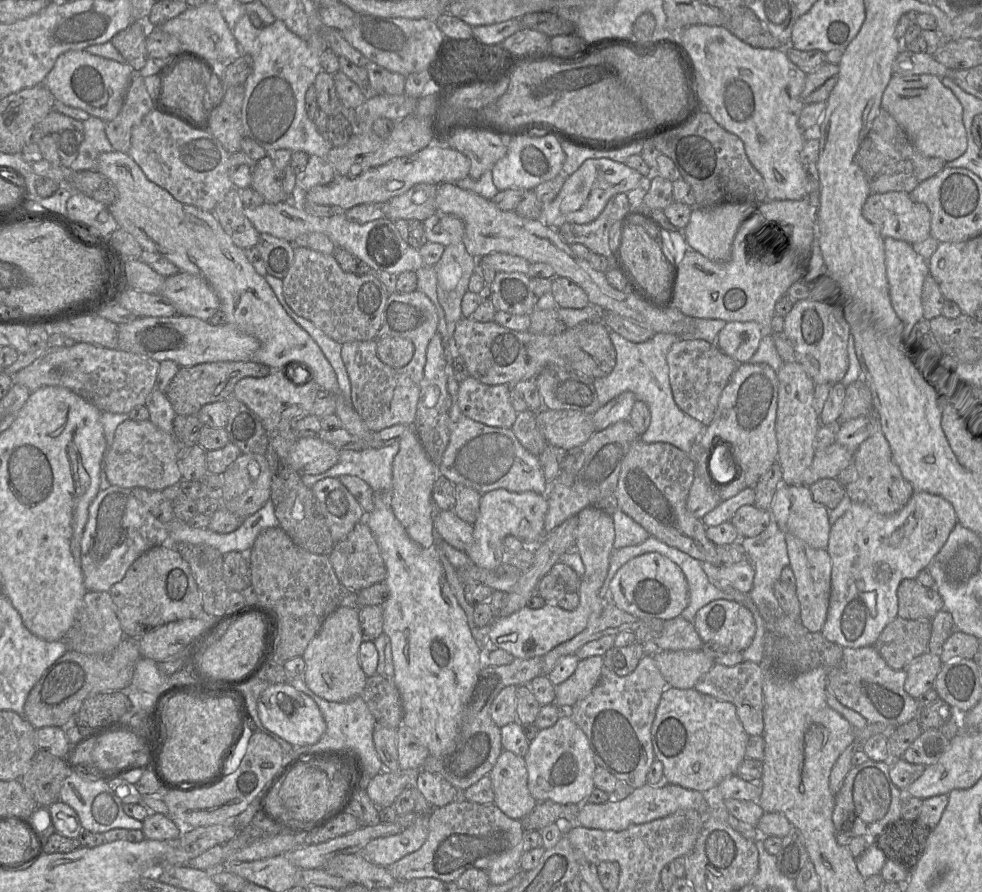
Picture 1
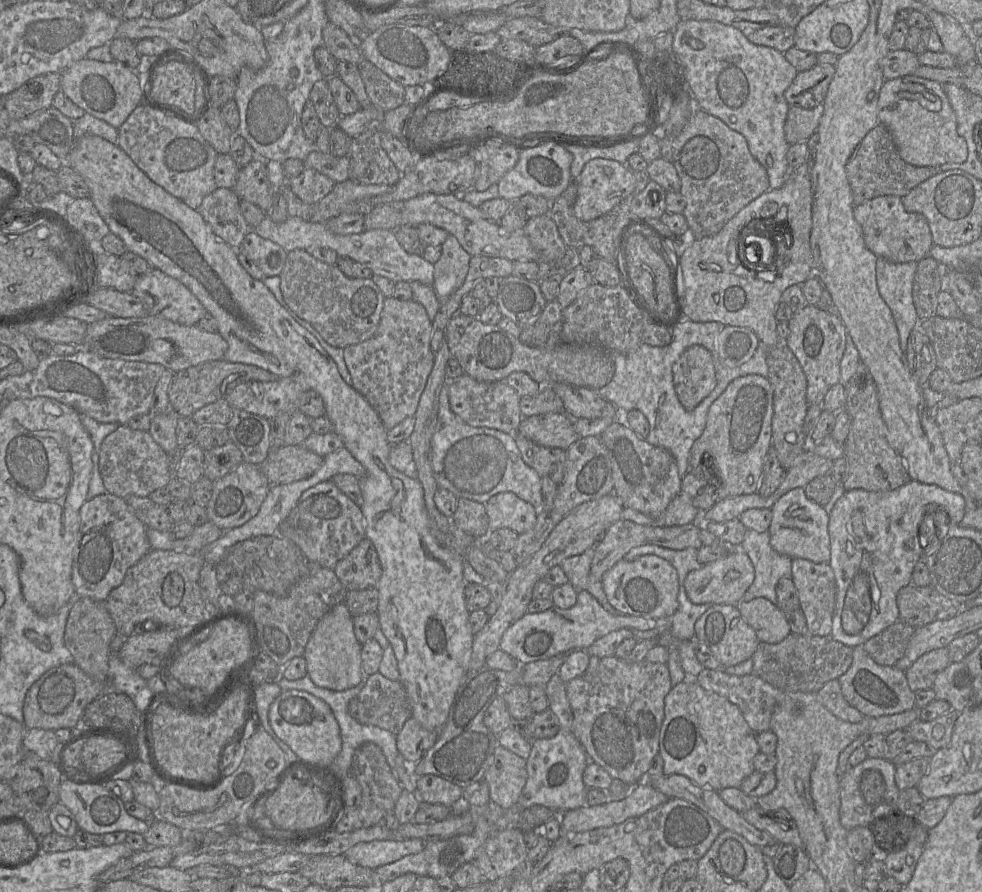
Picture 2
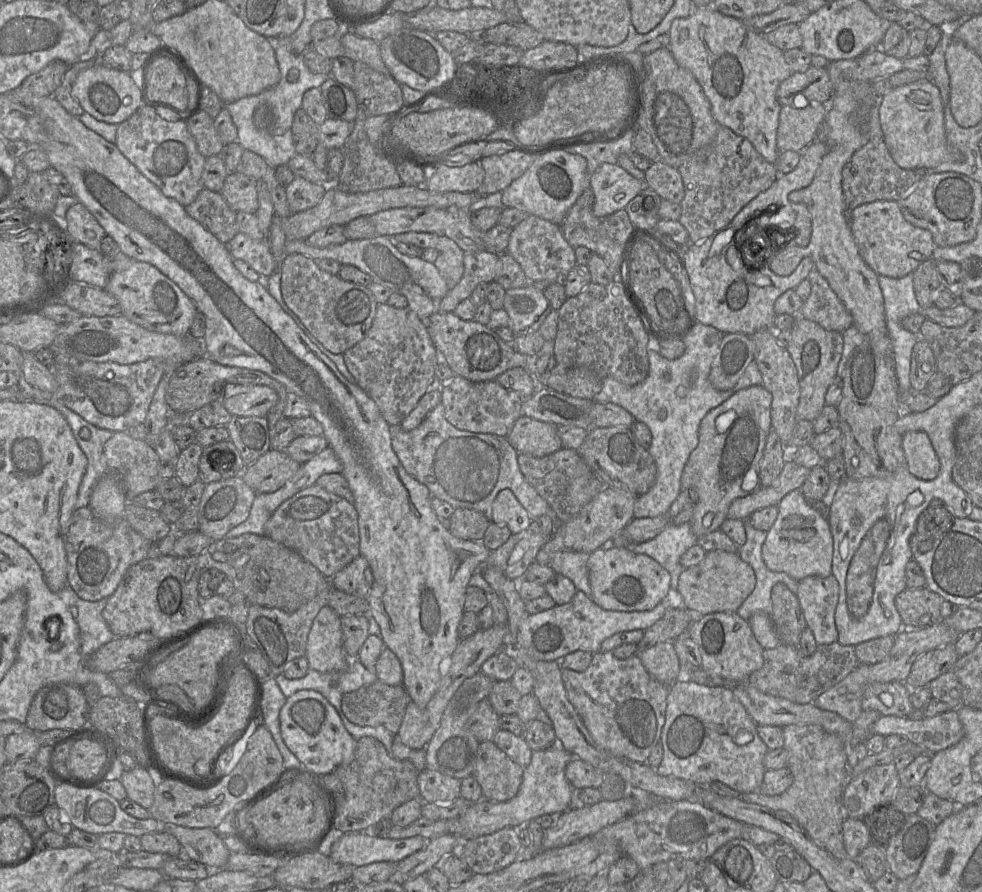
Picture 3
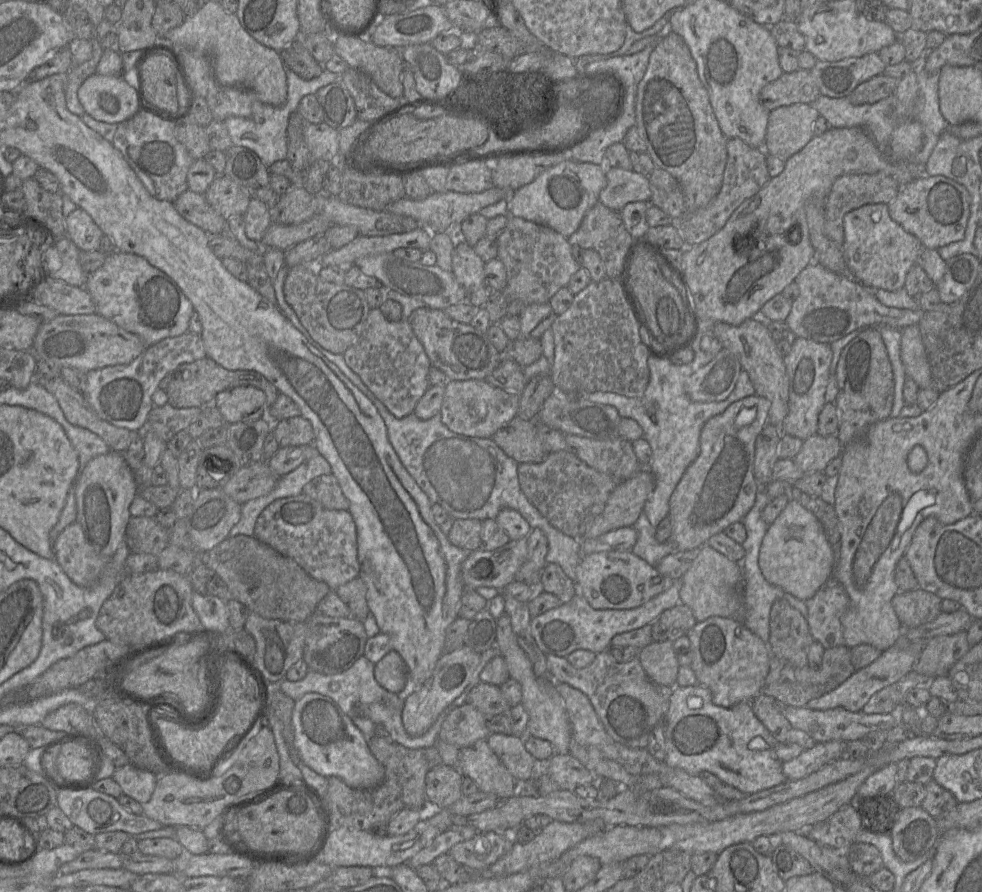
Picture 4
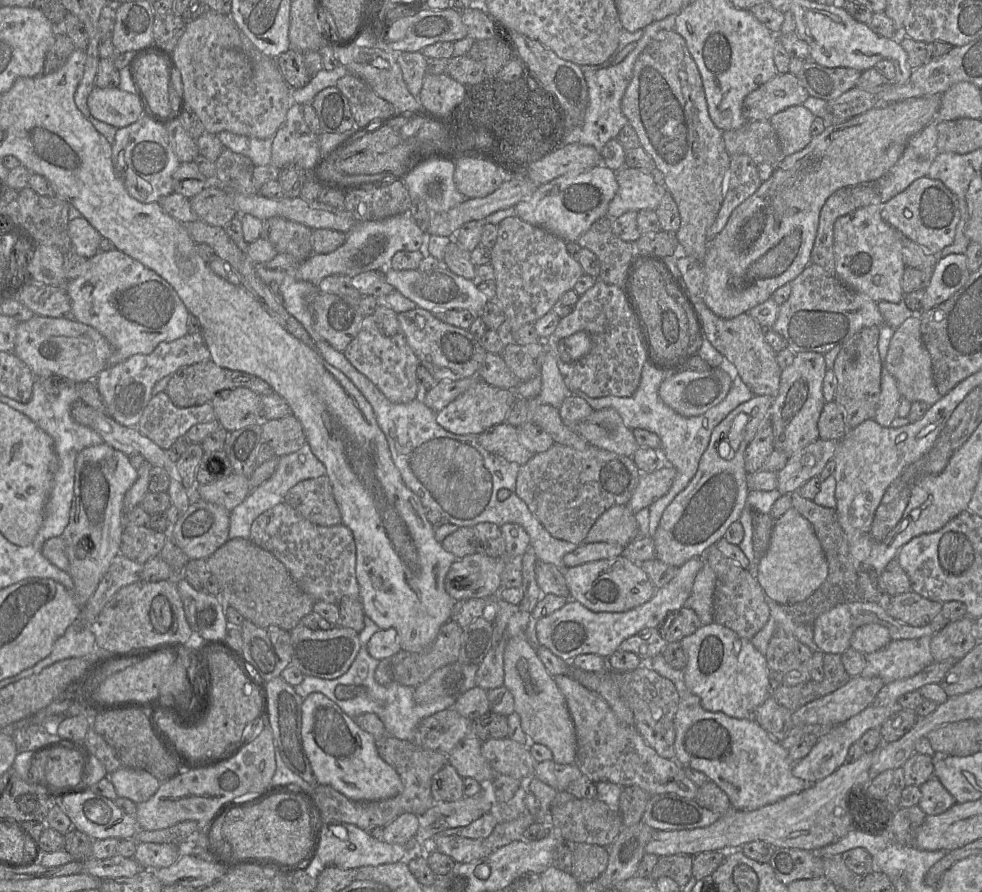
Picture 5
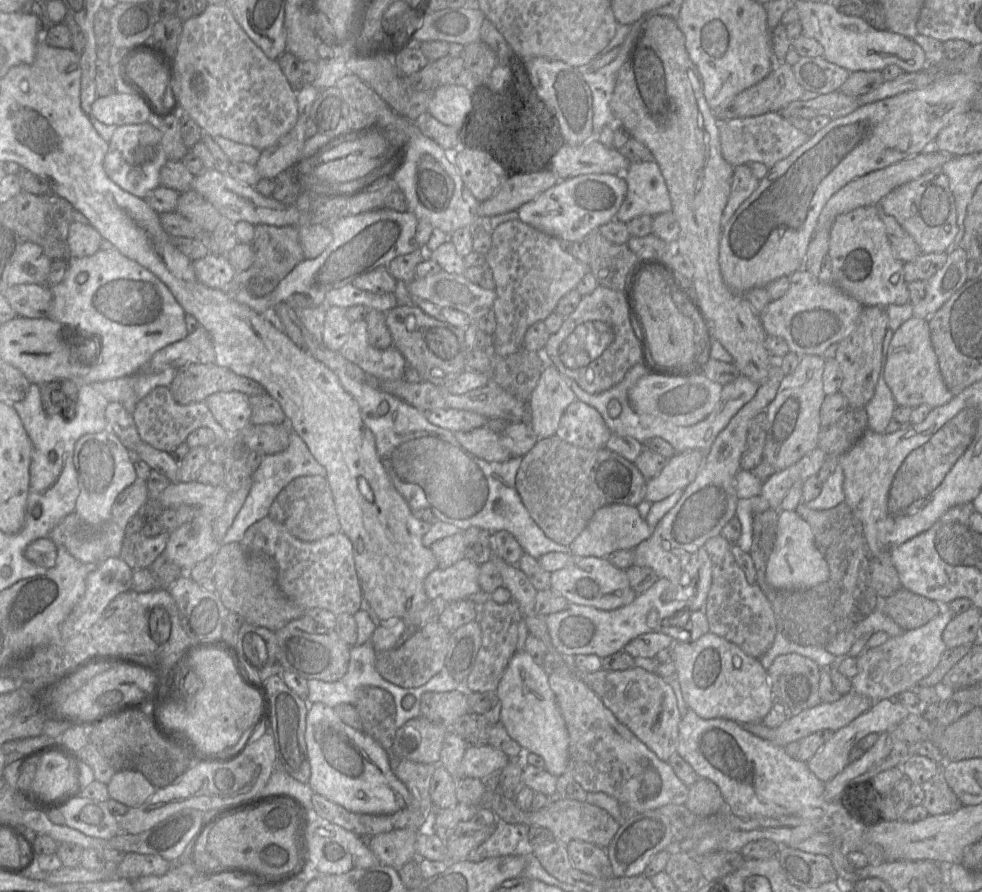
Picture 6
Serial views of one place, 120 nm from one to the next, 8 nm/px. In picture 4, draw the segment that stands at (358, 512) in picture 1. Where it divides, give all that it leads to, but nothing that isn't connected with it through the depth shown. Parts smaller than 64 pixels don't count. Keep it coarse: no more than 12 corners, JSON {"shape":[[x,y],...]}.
{"shape":[[302,493],[258,516],[254,537],[333,592],[359,577],[348,510]]}

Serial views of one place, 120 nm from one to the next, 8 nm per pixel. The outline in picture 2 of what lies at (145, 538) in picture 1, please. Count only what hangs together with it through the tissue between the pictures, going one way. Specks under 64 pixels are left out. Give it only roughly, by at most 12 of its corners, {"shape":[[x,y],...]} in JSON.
{"shape":[[125,499],[86,500],[76,597],[105,601],[151,550]]}

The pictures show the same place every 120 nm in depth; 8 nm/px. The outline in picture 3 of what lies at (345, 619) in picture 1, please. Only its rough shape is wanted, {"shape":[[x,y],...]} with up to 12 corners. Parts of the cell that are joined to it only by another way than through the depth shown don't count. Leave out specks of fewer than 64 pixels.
{"shape":[[328,605],[313,621],[309,668],[344,671],[341,617]]}

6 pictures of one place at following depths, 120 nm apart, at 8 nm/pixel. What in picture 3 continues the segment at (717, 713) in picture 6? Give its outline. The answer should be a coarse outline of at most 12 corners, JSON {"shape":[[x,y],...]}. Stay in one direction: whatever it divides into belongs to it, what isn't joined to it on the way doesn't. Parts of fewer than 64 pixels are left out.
{"shape":[[736,612],[687,631],[701,669],[738,683],[763,666],[764,648]]}

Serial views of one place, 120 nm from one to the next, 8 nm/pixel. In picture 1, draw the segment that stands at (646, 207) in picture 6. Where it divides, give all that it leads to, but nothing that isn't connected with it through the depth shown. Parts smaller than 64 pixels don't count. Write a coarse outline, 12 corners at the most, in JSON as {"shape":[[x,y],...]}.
{"shape":[[587,159],[566,177],[540,219],[554,229],[588,224],[639,172]]}

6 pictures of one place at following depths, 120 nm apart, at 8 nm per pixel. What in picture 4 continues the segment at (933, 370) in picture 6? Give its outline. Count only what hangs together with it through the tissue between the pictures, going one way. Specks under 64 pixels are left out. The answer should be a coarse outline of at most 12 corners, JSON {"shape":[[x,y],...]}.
{"shape":[[919,324],[901,330],[901,360],[920,389],[934,380]]}

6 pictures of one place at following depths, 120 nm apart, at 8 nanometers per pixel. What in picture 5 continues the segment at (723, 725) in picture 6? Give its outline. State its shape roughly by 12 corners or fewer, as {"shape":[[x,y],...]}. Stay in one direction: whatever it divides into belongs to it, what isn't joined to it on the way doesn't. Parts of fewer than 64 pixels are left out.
{"shape":[[679,701],[675,760],[732,809],[754,811],[808,784],[754,718]]}

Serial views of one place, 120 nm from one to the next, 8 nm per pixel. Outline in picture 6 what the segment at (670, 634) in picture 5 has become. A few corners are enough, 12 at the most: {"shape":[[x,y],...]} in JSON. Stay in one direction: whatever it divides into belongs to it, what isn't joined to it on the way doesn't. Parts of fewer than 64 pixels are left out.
{"shape":[[682,610],[661,633],[692,642],[709,632],[704,610]]}

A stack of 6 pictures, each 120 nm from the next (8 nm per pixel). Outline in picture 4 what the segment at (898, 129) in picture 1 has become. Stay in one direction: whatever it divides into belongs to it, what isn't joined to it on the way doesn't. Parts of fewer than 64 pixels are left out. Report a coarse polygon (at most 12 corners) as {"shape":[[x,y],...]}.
{"shape":[[884,172],[846,174],[826,199],[825,234],[844,242],[844,216],[889,204],[902,186]]}

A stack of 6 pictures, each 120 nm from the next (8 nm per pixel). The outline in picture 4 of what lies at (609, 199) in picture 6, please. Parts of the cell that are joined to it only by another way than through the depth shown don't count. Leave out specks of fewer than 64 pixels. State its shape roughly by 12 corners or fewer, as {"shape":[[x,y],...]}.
{"shape":[[566,159],[512,192],[508,213],[568,238],[605,165]]}

